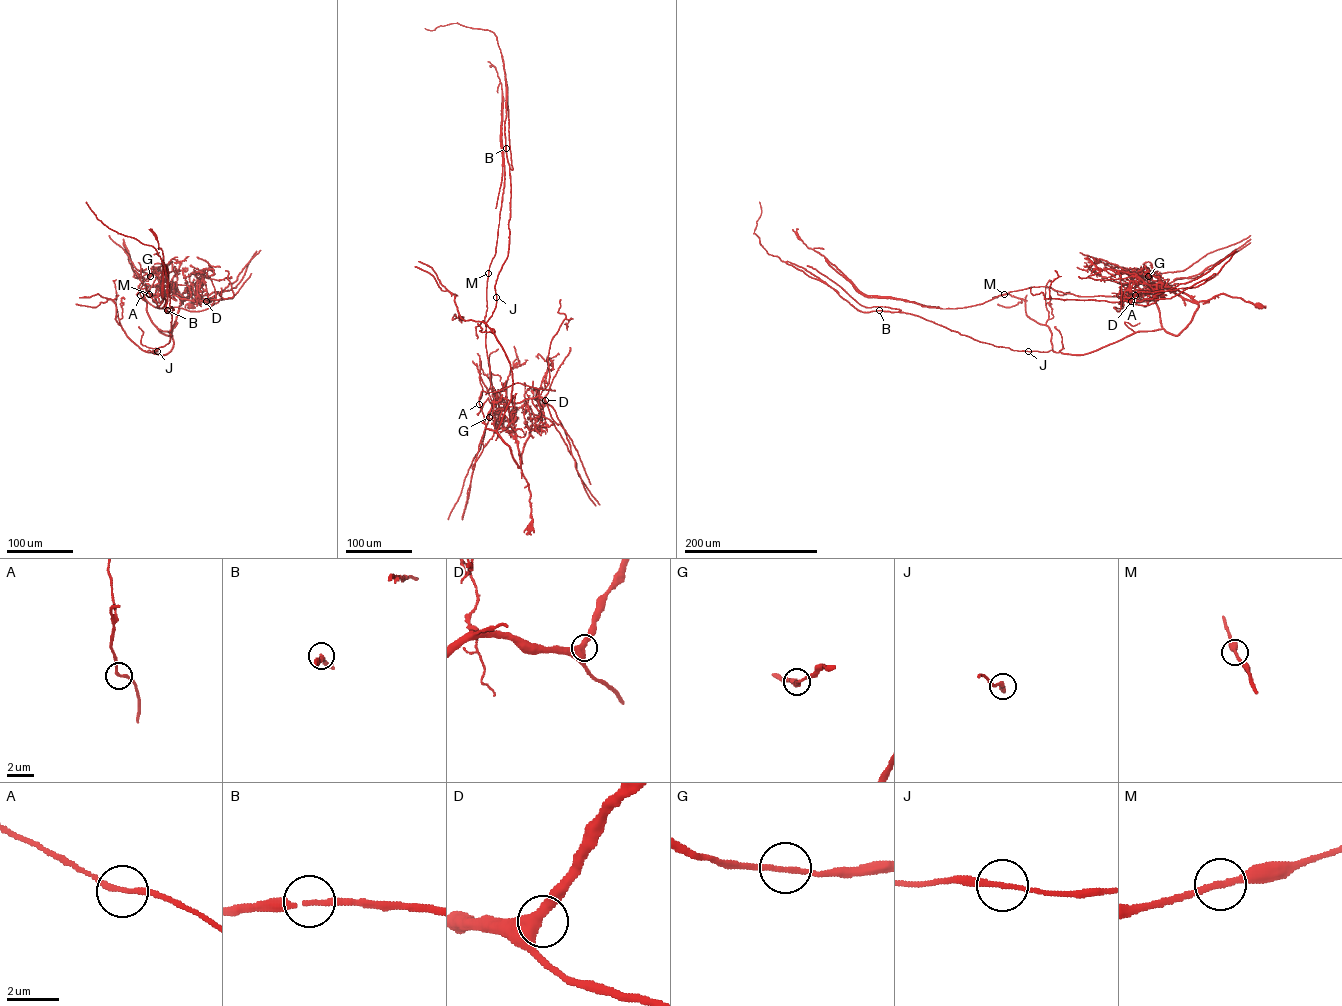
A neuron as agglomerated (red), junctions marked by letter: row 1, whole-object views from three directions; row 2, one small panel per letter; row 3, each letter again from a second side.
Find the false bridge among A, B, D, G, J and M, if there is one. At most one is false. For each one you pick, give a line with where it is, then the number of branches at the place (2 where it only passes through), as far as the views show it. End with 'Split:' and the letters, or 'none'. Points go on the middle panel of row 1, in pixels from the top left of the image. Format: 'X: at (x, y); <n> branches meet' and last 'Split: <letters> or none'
Split: none

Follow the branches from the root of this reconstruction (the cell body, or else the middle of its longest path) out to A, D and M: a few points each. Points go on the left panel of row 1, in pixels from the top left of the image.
A: (189, 306), (193, 303), (191, 294), (179, 307), (171, 334), (166, 335), (151, 320), (146, 302), (140, 295)
D: (189, 306), (191, 294), (182, 302), (182, 294), (193, 284), (196, 297), (201, 298), (193, 300), (206, 301)
M: (189, 306), (191, 294), (181, 303), (172, 284), (156, 297), (146, 295), (147, 286), (149, 294)

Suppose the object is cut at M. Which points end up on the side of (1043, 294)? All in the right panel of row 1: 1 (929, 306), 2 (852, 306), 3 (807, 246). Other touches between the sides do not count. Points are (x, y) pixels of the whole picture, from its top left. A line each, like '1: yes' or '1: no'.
1: no
2: yes
3: no

